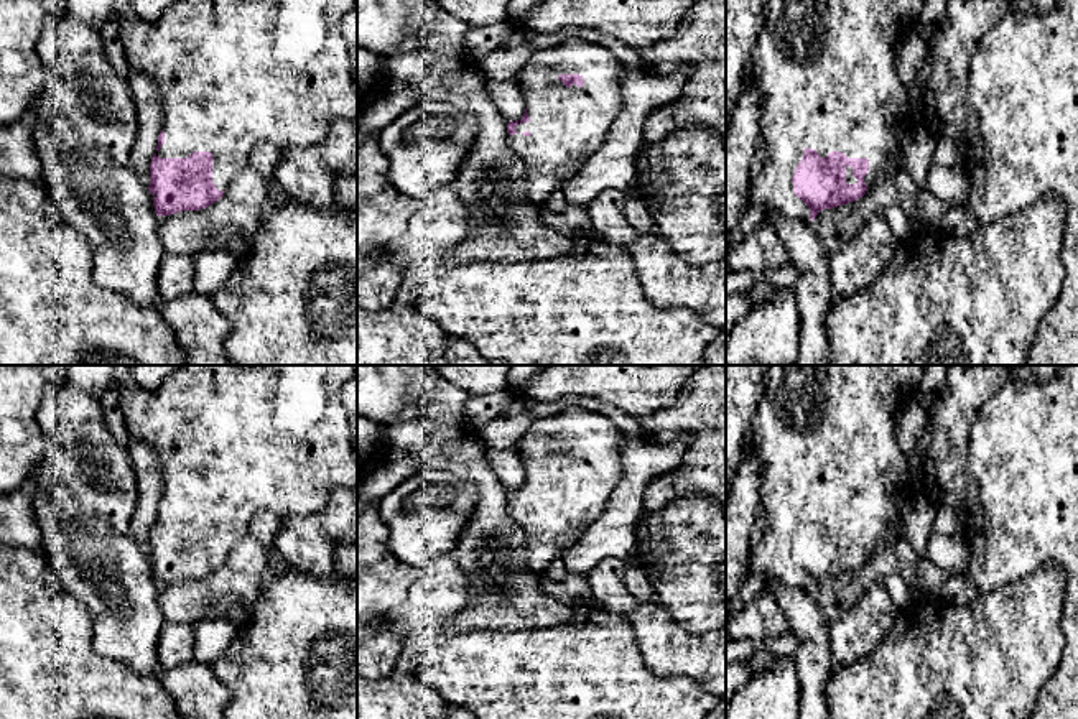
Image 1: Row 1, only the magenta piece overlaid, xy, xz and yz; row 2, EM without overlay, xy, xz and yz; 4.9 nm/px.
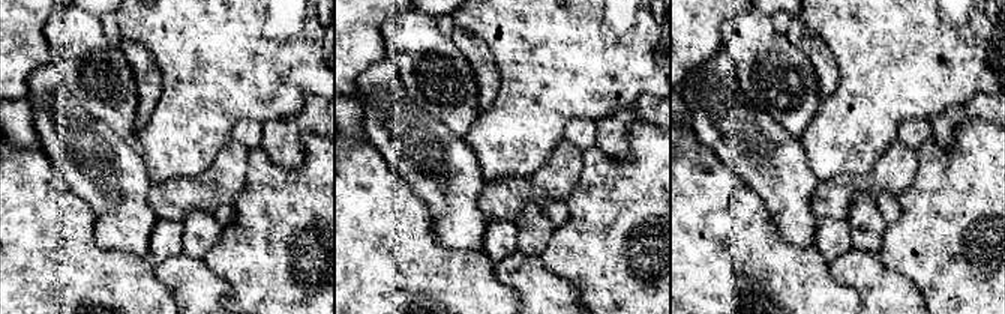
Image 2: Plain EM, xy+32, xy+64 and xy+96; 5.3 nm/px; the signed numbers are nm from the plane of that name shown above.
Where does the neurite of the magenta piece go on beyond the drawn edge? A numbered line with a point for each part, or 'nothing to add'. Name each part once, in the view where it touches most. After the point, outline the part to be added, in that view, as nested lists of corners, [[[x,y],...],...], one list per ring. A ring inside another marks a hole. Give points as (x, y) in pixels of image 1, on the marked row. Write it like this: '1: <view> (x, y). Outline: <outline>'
1: yz (827, 73). Outline: [[[767,0],[749,69],[762,95],[760,130],[767,160],[762,173],[752,179],[747,209],[732,229],[729,248],[775,217],[810,220],[810,207],[795,196],[792,183],[805,148],[816,150],[821,158],[831,151],[843,151],[848,158],[867,158],[867,189],[902,169],[900,145],[915,127],[915,112],[908,89],[897,72],[895,46],[905,33],[915,30],[922,8],[923,0]]]

